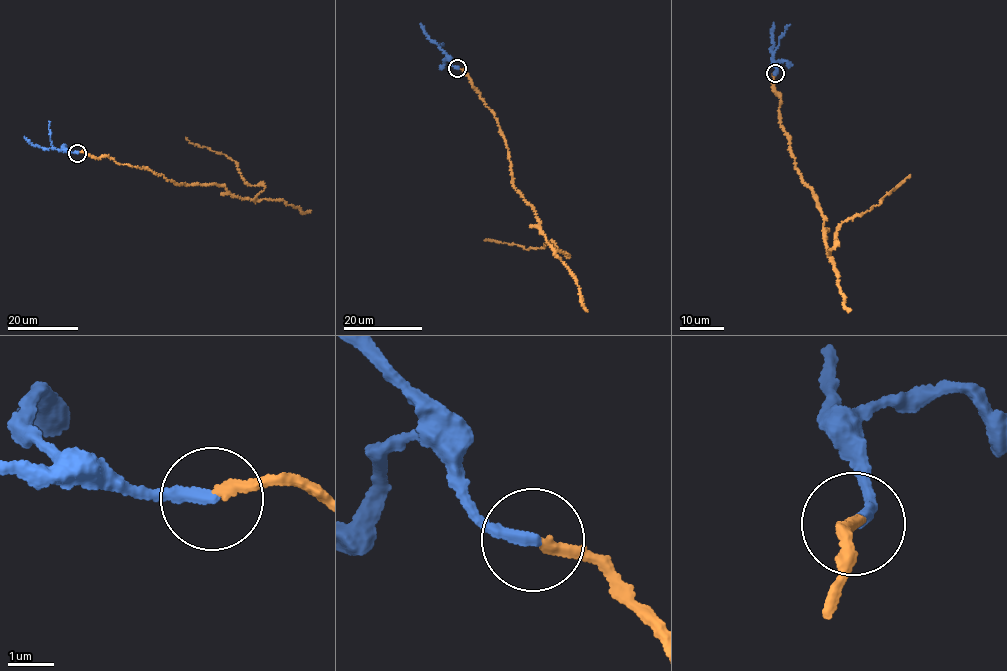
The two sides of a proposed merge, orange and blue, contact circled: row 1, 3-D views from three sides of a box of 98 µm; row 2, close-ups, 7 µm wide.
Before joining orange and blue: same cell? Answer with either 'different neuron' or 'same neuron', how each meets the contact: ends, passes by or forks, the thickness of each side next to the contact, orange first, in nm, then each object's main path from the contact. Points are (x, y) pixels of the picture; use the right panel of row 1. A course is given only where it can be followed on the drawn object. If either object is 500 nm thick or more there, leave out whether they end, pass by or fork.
same neuron; orange ends; blue ends; calibres 240 and 280 nm; course orange (775, 73), (780, 120), (796, 170), (822, 211), (827, 255), (837, 243), (839, 225), (879, 204), (909, 175); course blue (775, 74), (777, 71), (771, 51), (774, 44), (774, 23)

